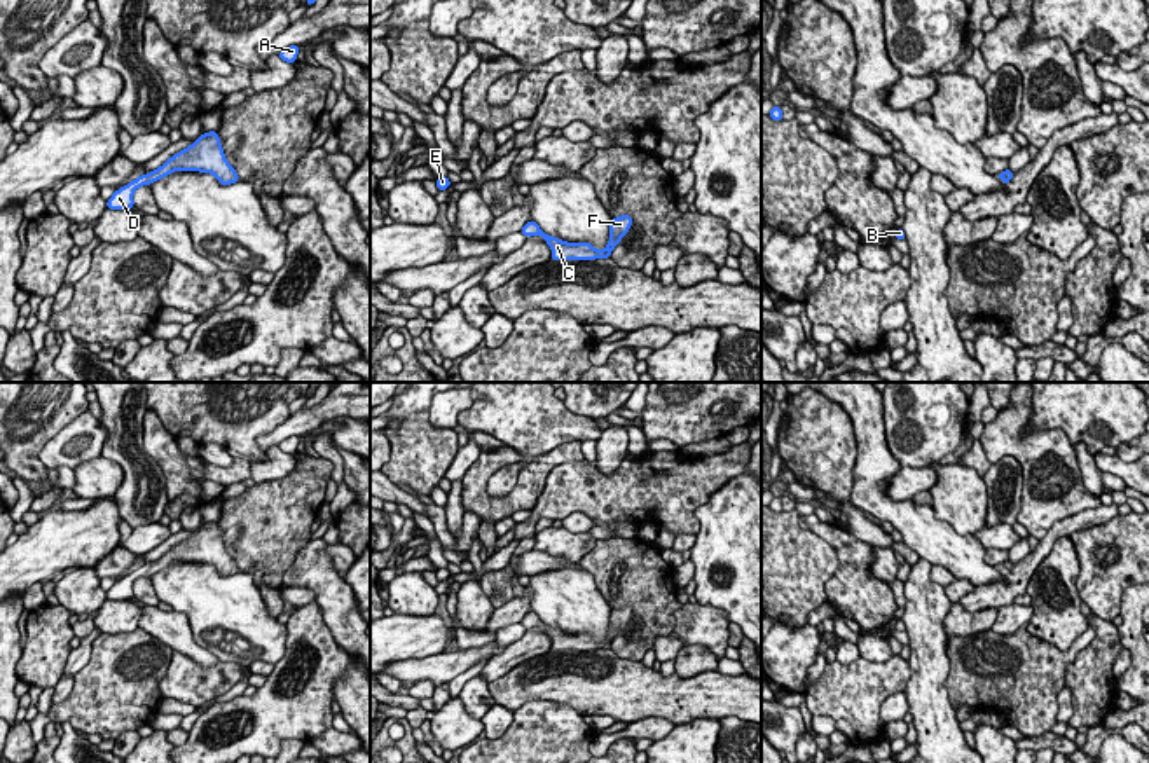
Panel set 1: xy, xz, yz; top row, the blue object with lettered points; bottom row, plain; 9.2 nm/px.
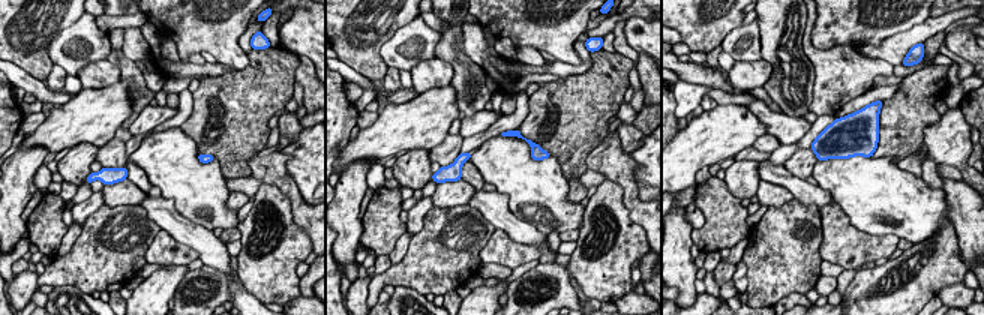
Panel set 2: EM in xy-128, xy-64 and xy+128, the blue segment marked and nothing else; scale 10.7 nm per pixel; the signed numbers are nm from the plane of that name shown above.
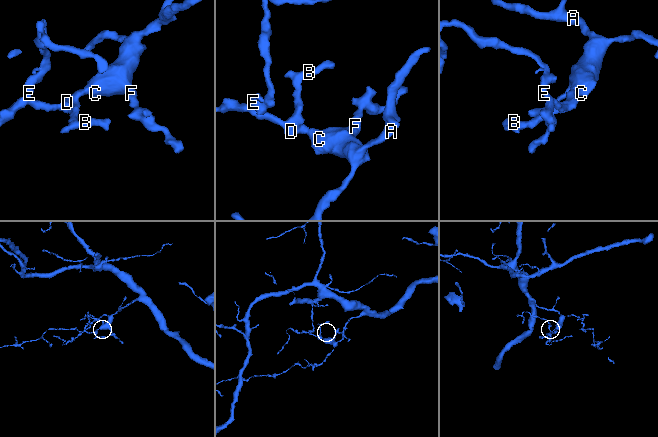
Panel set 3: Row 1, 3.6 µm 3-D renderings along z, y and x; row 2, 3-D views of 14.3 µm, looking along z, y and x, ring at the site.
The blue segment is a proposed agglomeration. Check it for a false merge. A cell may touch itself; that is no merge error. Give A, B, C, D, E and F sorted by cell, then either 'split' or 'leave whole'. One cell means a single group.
groups A B C D E F; leave whole

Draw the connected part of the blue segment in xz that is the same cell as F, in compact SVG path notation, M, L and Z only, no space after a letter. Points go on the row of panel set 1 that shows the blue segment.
M622 215L611 220L609 225L609 243L604 250L595 250L590 243L566 243L562 239L552 237L545 234L540 225L533 220L529 220L522 227L522 234L531 236L541 236L548 246L552 248L552 260L594 260L594 258L609 258L613 248L620 243L620 239L629 232L632 225L630 215Z

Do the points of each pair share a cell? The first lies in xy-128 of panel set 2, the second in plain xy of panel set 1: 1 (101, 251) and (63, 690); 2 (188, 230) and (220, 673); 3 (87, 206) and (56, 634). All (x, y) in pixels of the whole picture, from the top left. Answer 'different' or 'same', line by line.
1: different
2: different
3: different

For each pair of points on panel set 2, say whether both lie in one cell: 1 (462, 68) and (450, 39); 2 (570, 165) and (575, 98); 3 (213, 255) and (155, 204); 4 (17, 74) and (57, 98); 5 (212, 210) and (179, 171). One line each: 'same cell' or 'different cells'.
1: same cell
2: same cell
3: same cell
4: same cell
5: same cell

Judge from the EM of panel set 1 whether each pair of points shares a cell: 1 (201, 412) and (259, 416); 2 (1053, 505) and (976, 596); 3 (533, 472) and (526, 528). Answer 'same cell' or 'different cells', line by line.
1: same cell
2: different cells
3: different cells

